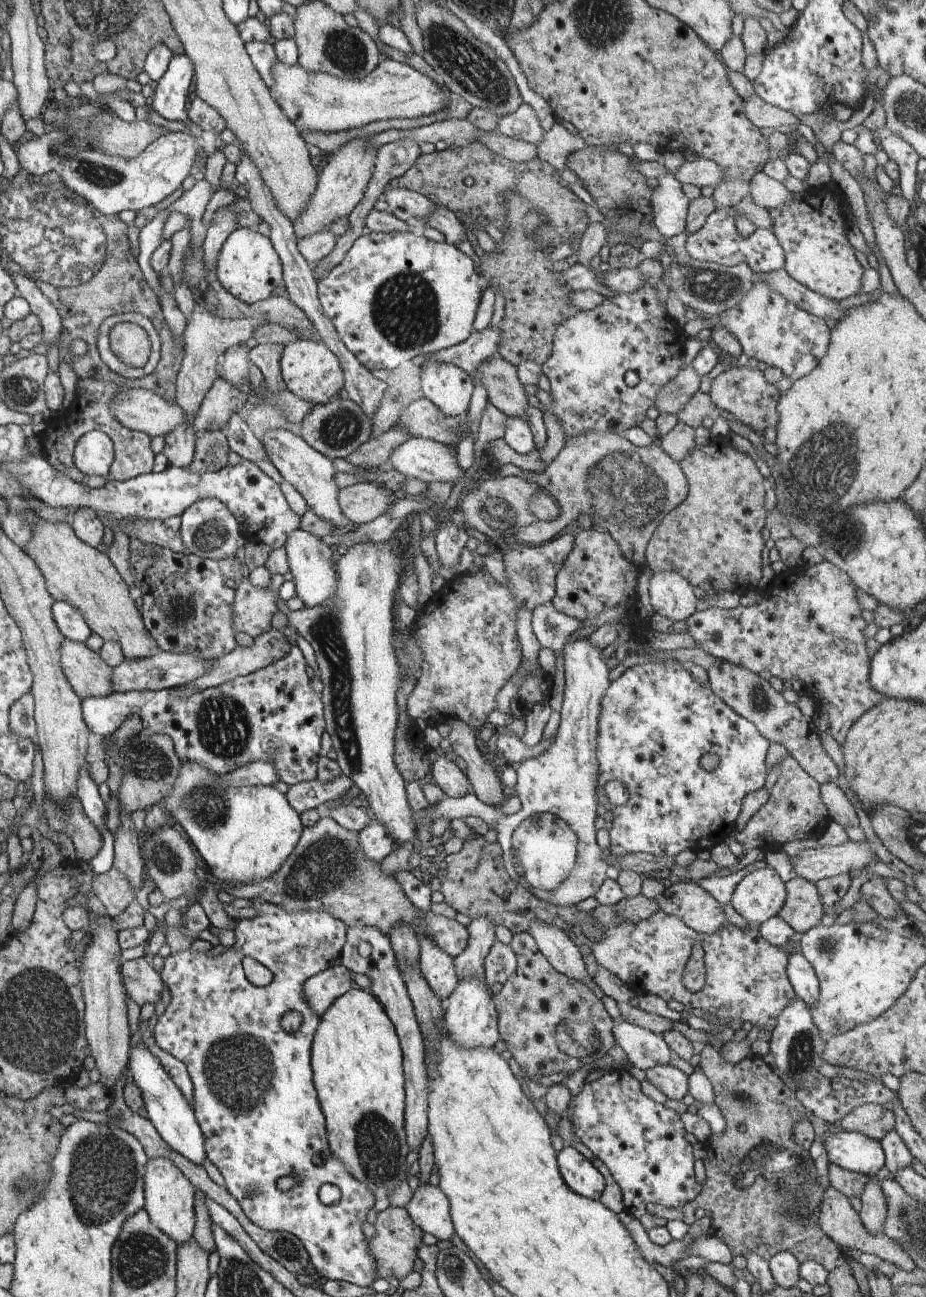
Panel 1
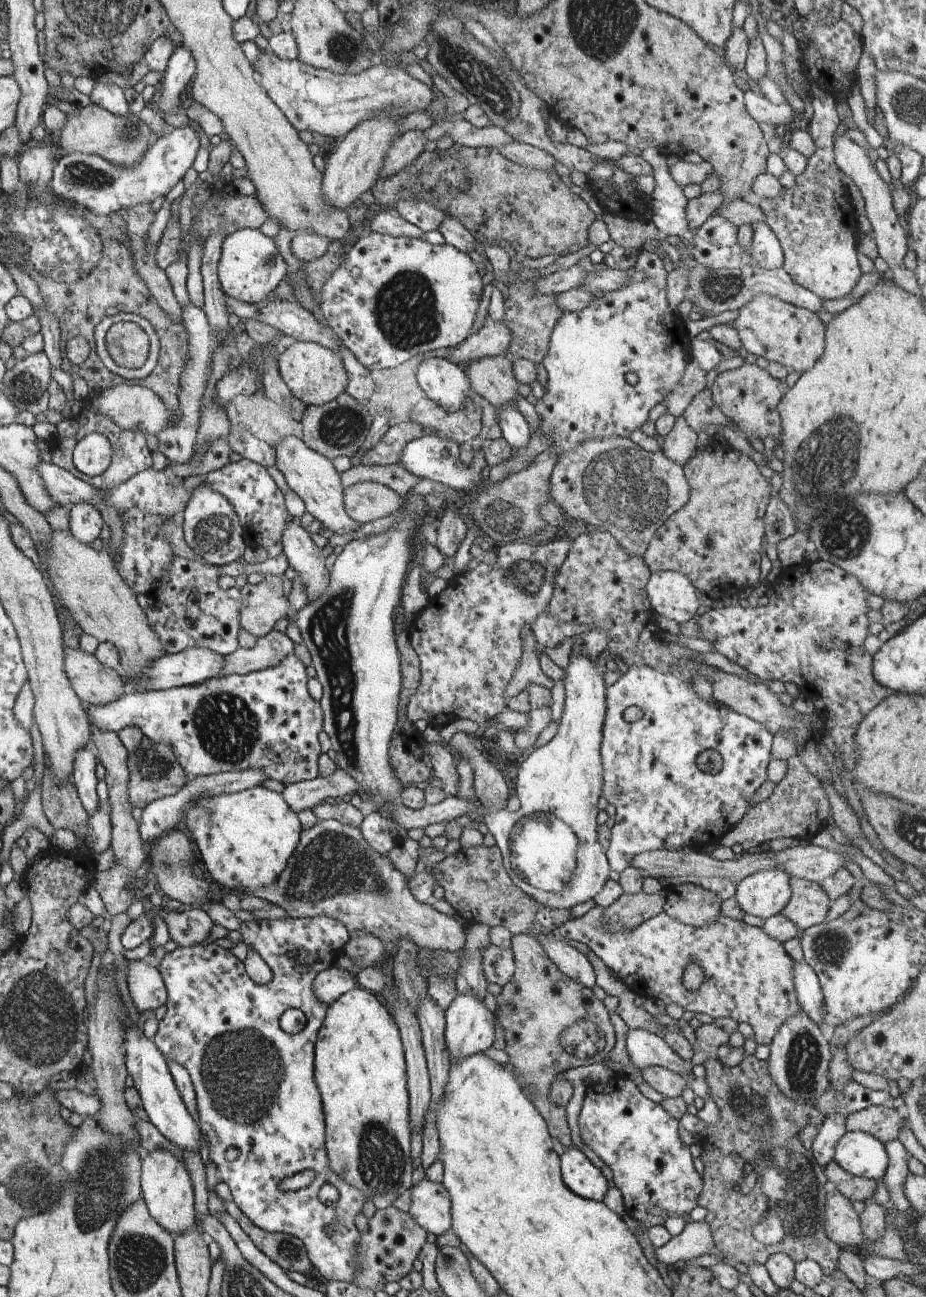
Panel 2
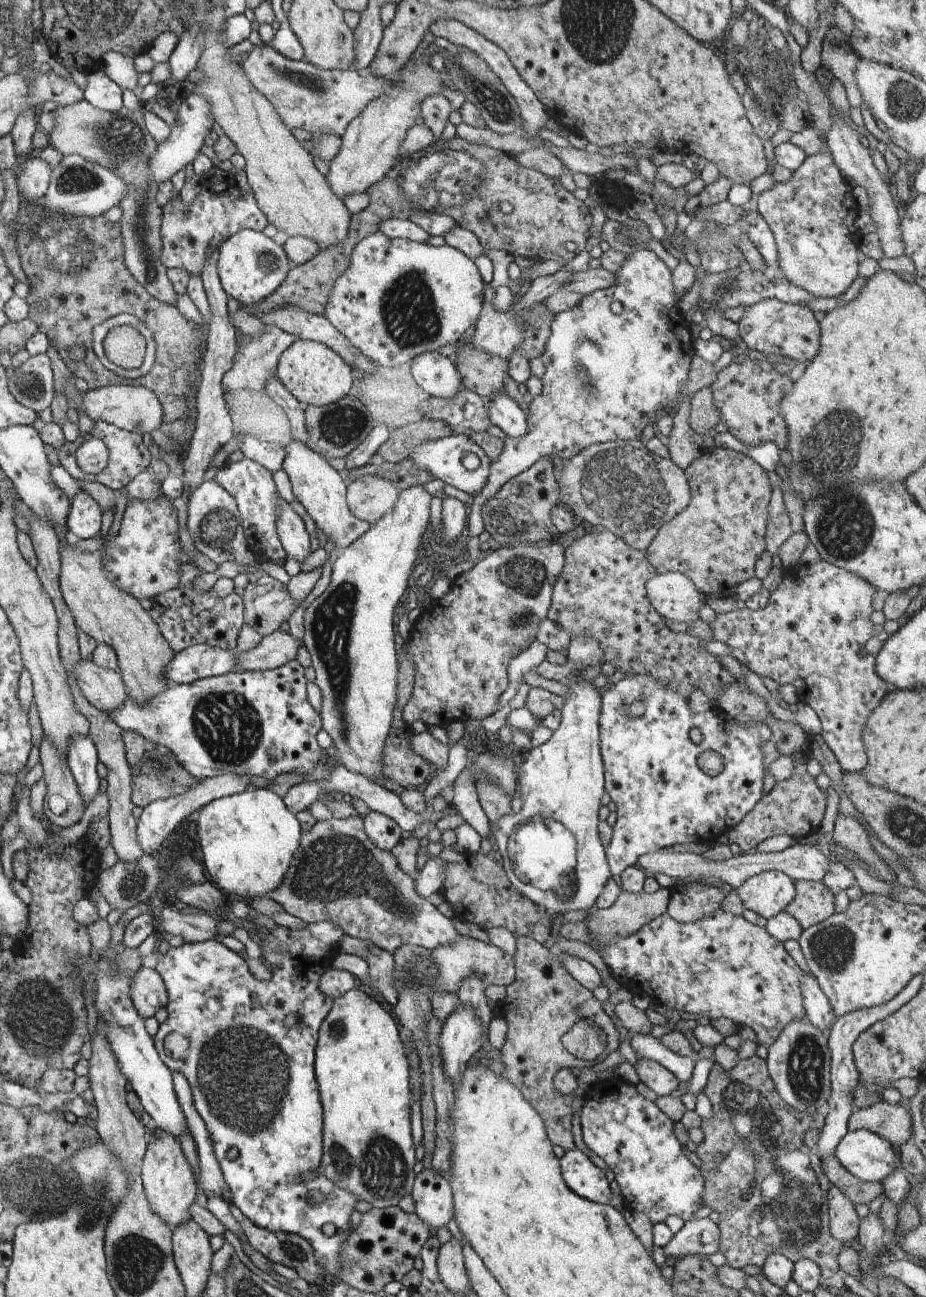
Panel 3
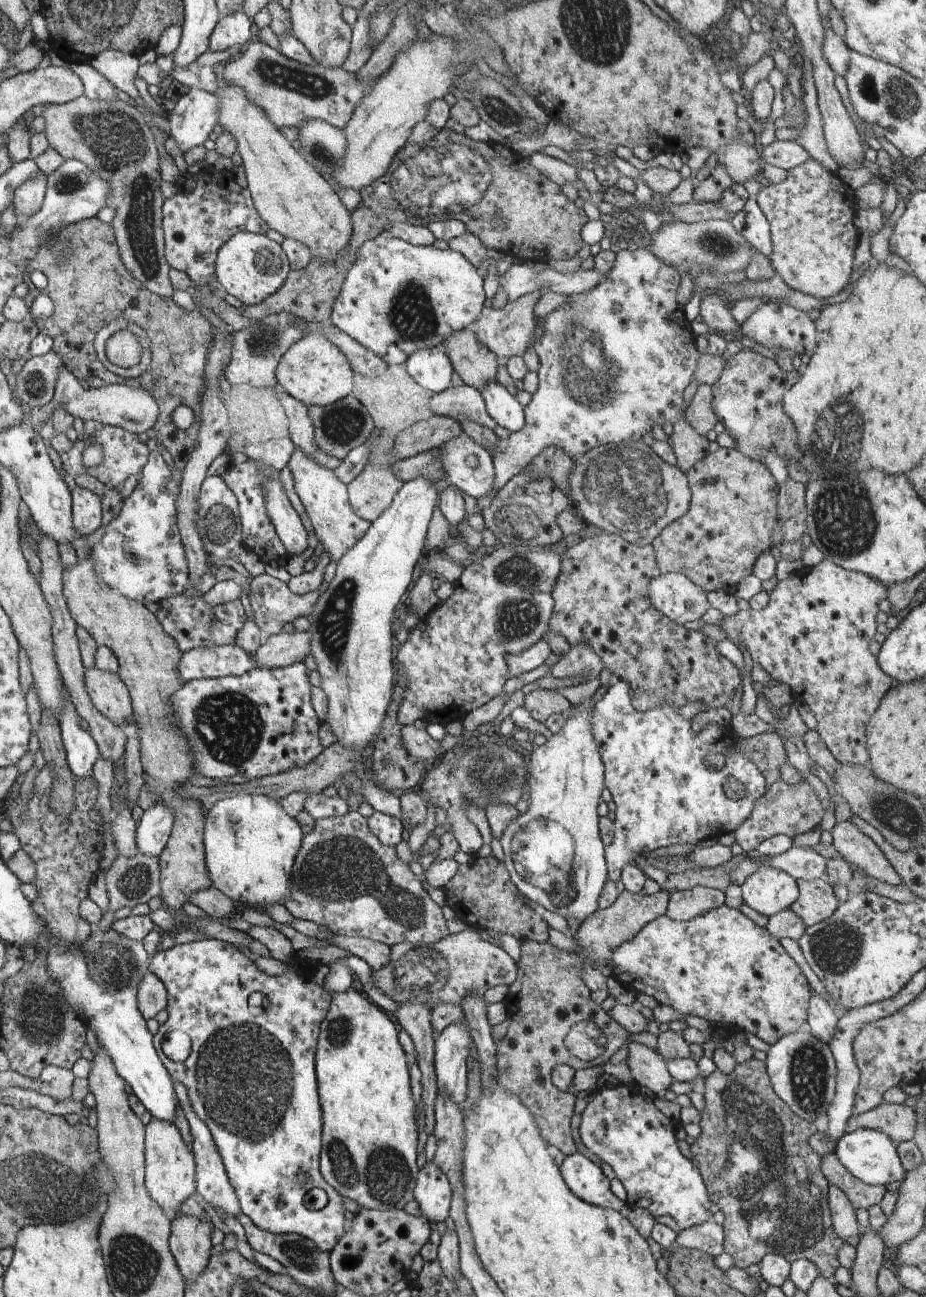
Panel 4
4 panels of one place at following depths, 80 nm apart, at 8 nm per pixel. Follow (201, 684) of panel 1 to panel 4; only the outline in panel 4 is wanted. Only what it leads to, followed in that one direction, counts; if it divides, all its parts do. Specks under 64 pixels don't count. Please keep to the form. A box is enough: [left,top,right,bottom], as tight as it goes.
[252,632,311,668]

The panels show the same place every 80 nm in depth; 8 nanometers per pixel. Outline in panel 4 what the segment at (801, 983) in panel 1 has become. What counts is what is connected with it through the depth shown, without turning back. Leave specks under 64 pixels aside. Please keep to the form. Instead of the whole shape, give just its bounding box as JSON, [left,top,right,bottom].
[806,990,840,1044]

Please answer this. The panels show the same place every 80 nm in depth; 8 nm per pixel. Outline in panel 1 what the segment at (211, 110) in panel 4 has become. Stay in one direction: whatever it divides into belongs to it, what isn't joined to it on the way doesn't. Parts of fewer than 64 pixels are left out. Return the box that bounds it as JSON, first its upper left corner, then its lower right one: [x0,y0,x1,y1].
[57,131,196,214]

